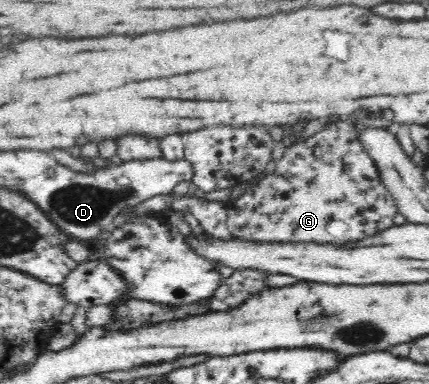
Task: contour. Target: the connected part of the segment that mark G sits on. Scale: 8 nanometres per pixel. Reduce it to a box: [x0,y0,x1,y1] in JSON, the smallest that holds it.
[226,123,398,245]

